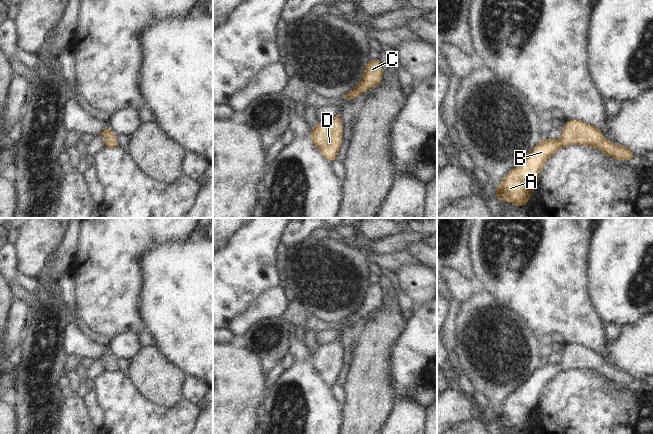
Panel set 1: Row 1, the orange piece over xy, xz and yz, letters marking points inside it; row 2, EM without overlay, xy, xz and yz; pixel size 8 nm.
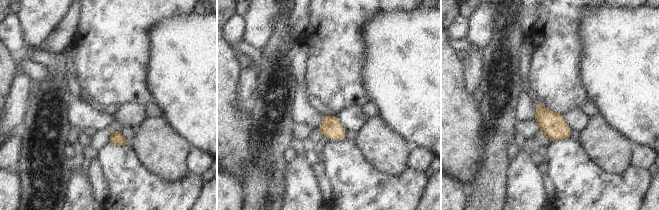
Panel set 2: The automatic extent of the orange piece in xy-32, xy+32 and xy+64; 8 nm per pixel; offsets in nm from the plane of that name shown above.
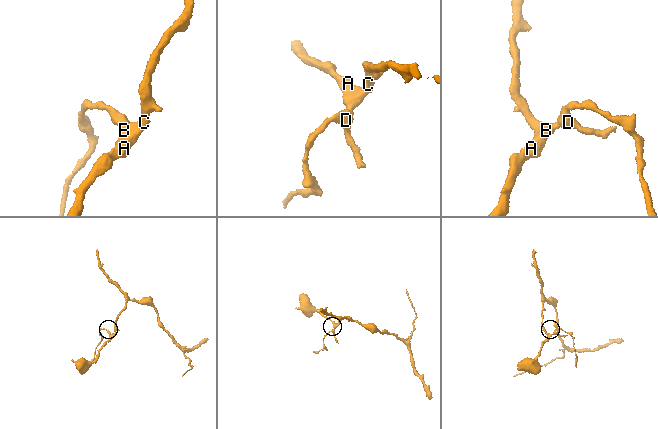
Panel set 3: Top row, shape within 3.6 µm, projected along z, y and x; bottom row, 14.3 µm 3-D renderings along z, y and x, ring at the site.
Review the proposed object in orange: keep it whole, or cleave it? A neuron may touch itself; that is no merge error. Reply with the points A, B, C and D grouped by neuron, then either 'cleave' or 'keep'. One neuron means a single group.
groups A B C D; keep

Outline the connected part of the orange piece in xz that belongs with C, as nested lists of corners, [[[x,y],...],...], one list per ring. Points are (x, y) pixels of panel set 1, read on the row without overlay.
[[[379,283],[369,284],[361,307],[354,314],[345,318],[343,321],[347,322],[351,326],[351,324],[358,320],[361,316],[364,316],[369,312],[376,311],[380,307],[382,300],[383,291]]]

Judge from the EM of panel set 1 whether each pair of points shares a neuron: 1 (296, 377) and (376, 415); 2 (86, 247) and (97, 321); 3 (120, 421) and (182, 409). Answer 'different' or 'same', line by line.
1: different
2: same
3: same

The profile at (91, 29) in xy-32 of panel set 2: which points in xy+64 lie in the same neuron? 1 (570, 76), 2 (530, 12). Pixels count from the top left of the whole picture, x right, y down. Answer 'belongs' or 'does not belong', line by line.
1: belongs
2: does not belong

